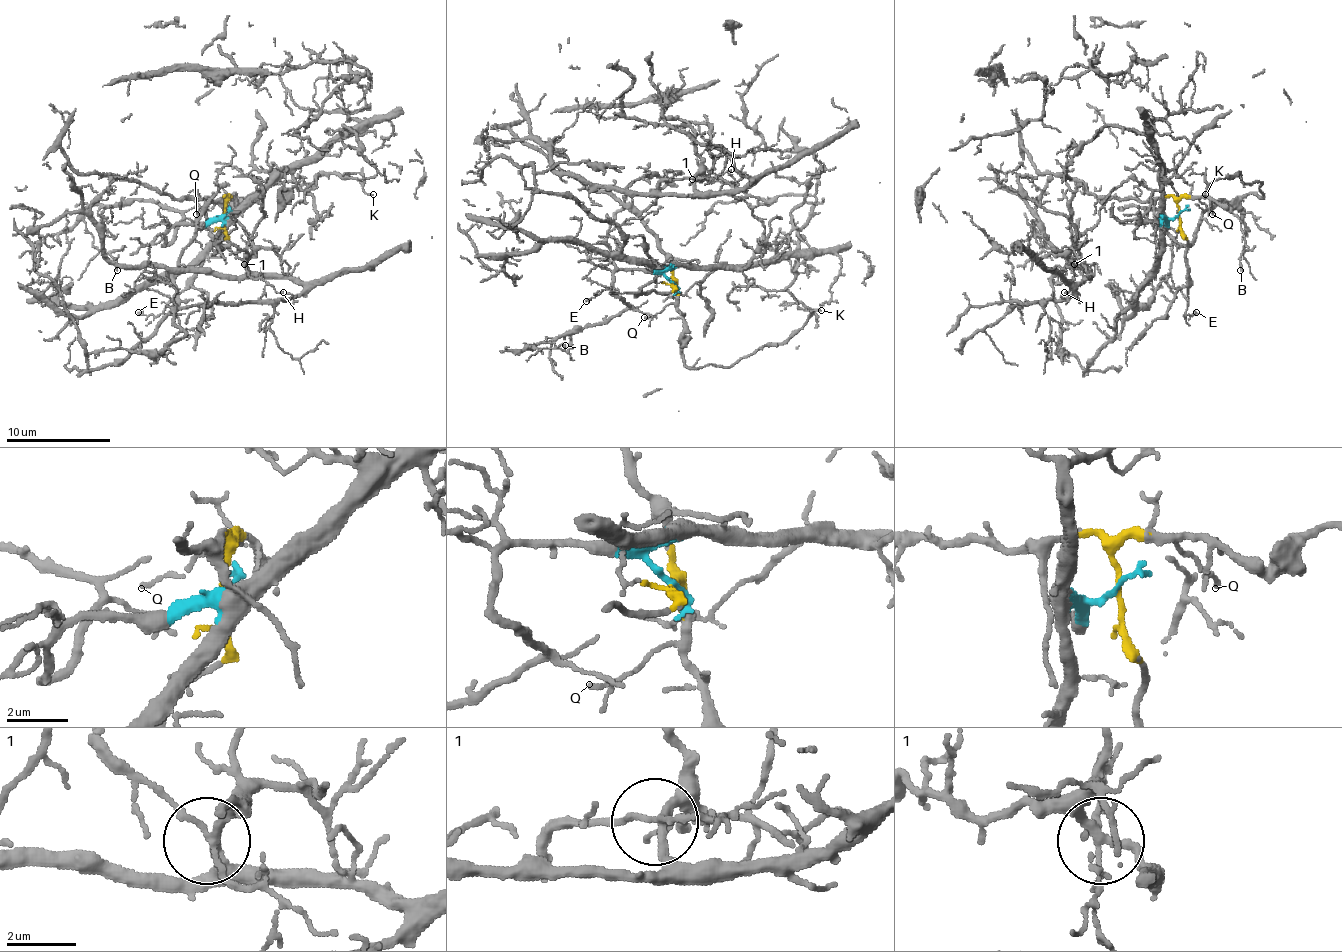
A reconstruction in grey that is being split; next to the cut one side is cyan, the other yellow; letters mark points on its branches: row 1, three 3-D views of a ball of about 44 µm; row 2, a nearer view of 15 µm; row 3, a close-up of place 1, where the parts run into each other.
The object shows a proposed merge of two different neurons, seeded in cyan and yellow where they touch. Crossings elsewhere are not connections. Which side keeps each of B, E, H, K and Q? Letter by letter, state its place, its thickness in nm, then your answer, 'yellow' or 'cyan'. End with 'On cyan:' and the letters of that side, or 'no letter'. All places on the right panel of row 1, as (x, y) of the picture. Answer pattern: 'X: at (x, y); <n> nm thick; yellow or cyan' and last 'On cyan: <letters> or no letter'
B: at (1240, 270); 150 nm thick; cyan
E: at (1196, 312); 140 nm thick; yellow
H: at (1064, 292); 100 nm thick; yellow
K: at (1205, 194); 110 nm thick; yellow
Q: at (1212, 214); 130 nm thick; yellow
On cyan: B

